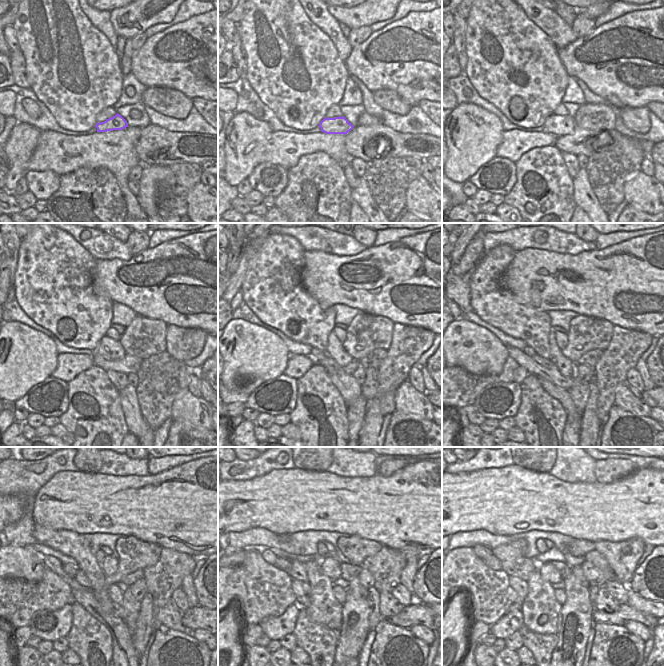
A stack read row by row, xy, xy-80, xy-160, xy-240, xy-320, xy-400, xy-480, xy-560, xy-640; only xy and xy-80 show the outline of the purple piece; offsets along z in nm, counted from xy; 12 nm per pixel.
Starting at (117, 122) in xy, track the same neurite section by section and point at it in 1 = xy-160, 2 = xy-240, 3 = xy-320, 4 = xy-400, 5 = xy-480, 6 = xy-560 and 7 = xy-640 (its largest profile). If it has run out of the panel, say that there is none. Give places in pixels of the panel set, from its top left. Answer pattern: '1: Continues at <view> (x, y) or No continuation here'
1: Continues at xy-160 (559, 125)
2: Continues at xy-240 (109, 349)
3: Continues at xy-320 (335, 350)
4: Continues at xy-400 (557, 357)
5: Continues at xy-480 (100, 555)
6: Continues at xy-560 (321, 548)
7: Continues at xy-640 (540, 544)

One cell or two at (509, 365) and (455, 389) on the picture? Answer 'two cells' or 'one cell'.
one cell

